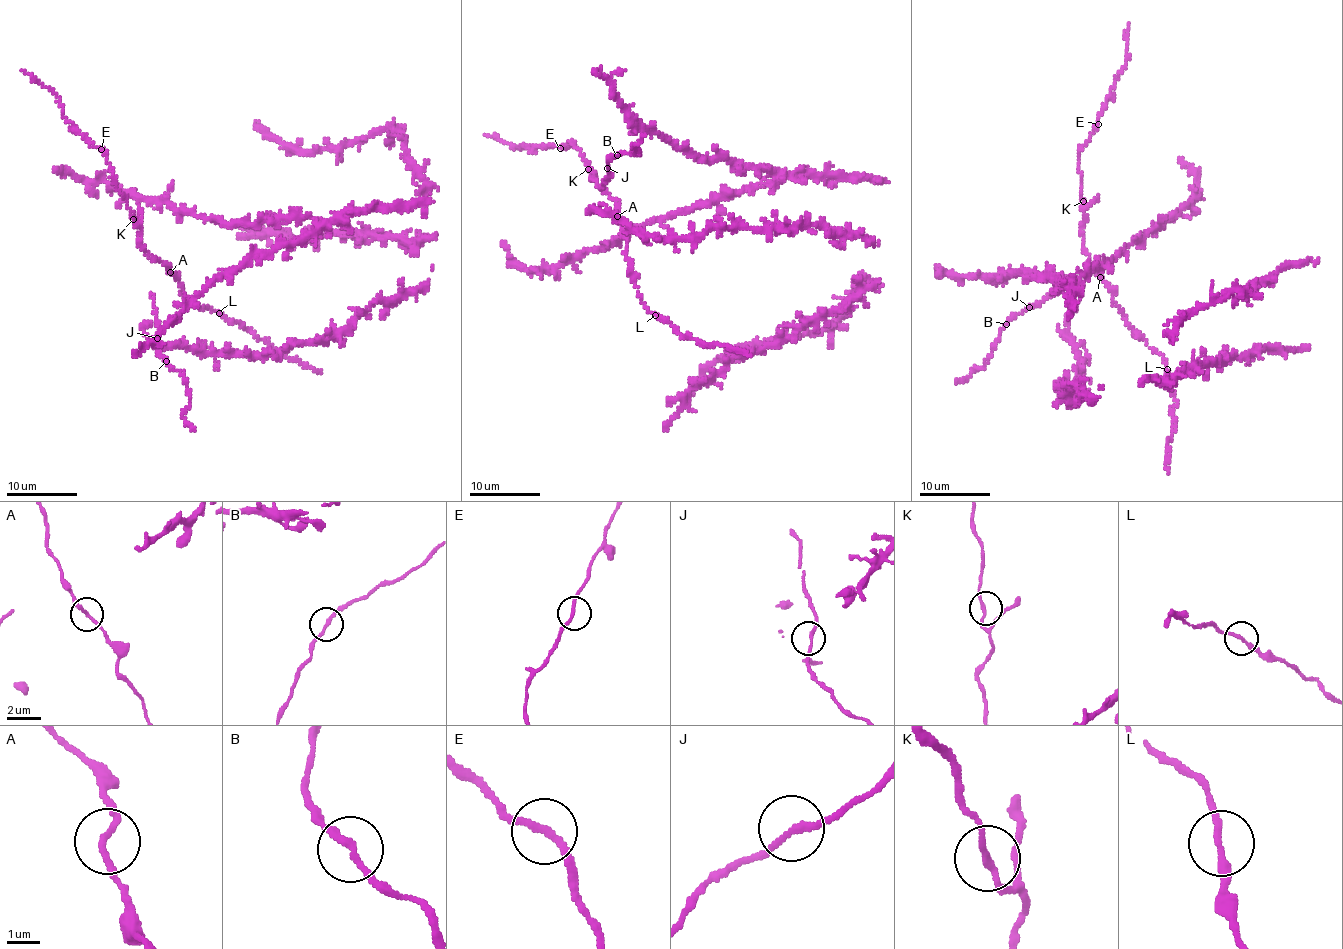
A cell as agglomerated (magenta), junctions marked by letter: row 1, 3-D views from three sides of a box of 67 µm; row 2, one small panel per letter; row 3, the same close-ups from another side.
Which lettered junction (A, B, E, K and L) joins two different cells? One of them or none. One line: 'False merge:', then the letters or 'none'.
False merge: none

